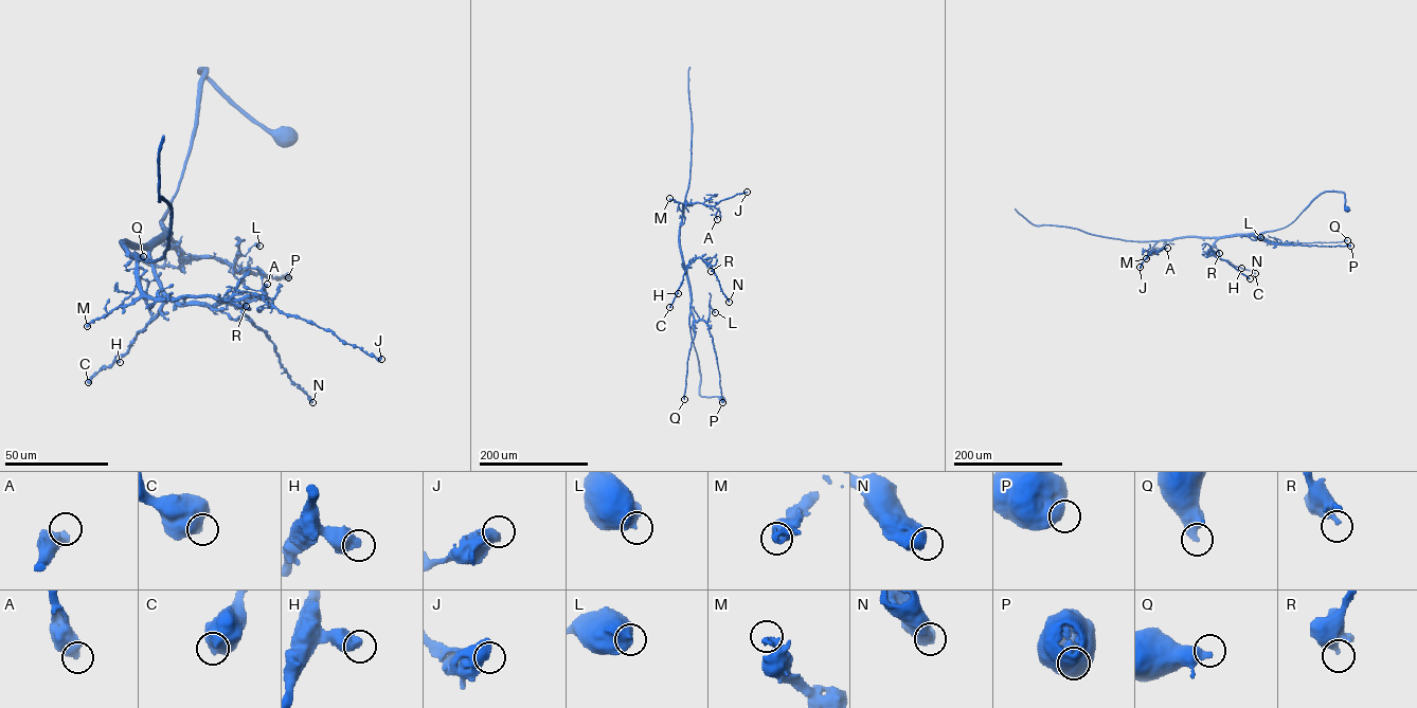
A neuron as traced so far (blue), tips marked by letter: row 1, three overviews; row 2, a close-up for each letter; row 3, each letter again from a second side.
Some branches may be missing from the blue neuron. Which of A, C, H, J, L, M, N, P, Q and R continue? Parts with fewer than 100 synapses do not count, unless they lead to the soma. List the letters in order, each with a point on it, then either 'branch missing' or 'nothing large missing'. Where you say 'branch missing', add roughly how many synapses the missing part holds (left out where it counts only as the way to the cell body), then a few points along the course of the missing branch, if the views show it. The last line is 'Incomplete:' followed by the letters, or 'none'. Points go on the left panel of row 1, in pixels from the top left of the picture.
A: (267, 284) | nothing large missing
C: (88, 382) | nothing large missing
H: (120, 362) | nothing large missing
J: (381, 359) | nothing large missing
L: (259, 246) | nothing large missing
M: (87, 326) | nothing large missing
N: (312, 402) | nothing large missing
P: (288, 277) | nothing large missing
Q: (143, 256) | nothing large missing
R: (246, 306) | nothing large missing
Incomplete: none

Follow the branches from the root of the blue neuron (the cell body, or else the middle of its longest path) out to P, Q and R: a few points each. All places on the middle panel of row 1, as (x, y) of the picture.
P: (721, 399), (700, 395), (699, 362), (689, 327), (691, 312), (696, 321), (706, 323), (712, 338), (722, 402)
Q: (721, 399), (700, 395), (699, 362), (689, 327), (691, 312), (695, 338), (687, 362), (684, 399)
R: (721, 399), (700, 395), (699, 362), (689, 327), (686, 268), (701, 258), (712, 266), (711, 271)

